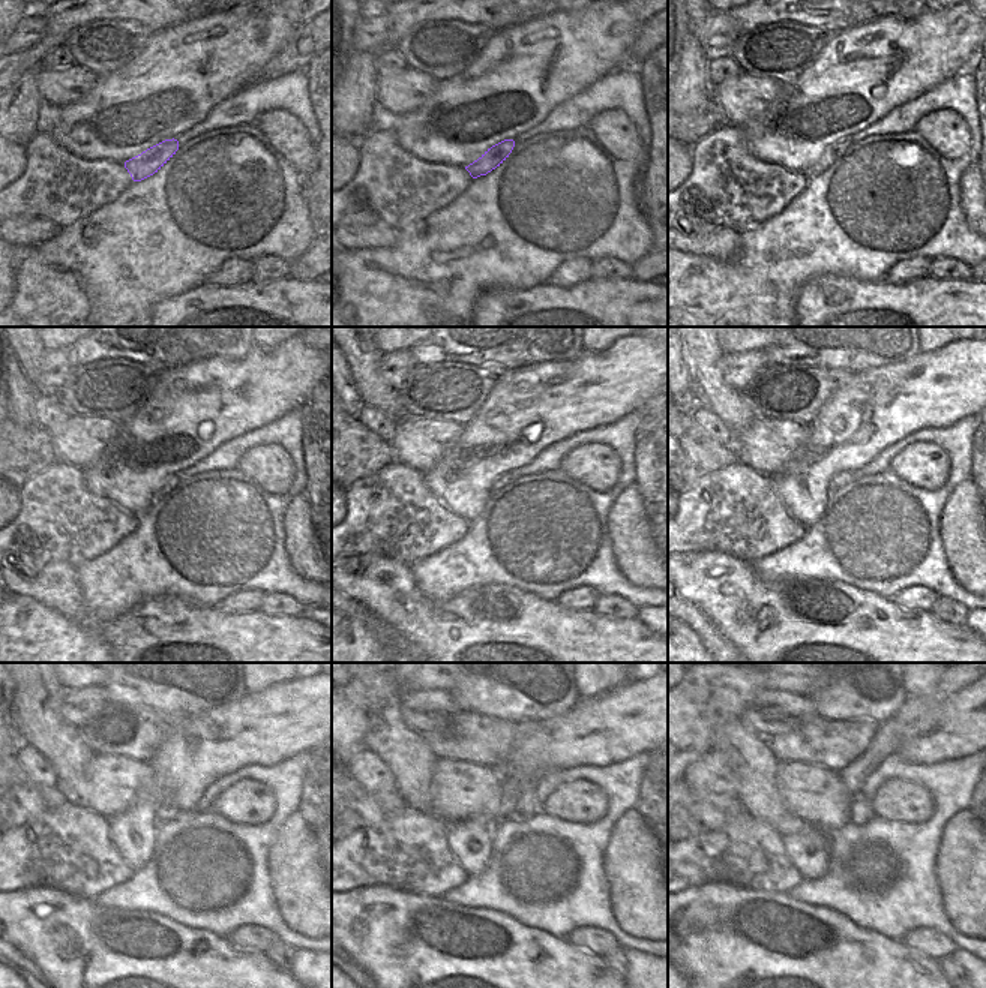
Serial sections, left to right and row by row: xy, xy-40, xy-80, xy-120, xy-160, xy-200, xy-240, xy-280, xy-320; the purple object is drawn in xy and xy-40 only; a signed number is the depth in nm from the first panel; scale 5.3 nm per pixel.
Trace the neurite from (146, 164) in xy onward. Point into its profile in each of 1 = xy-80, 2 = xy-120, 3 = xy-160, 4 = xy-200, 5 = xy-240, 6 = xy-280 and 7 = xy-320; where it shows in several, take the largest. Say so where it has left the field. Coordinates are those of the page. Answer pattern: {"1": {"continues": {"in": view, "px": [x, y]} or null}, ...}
{"1": {"continues": {"in": "xy-80", "px": [832, 153]}}, "2": {"continues": {"in": "xy-120", "px": [168, 482]}}, "3": {"continues": {"in": "xy-160", "px": [503, 480]}}, "4": {"continues": {"in": "xy-200", "px": [841, 479]}}, "5": {"continues": {"in": "xy-240", "px": [165, 813]}}, "6": {"continues": {"in": "xy-280", "px": [512, 784]}}, "7": {"continues": {"in": "xy-320", "px": [890, 733]}}}

